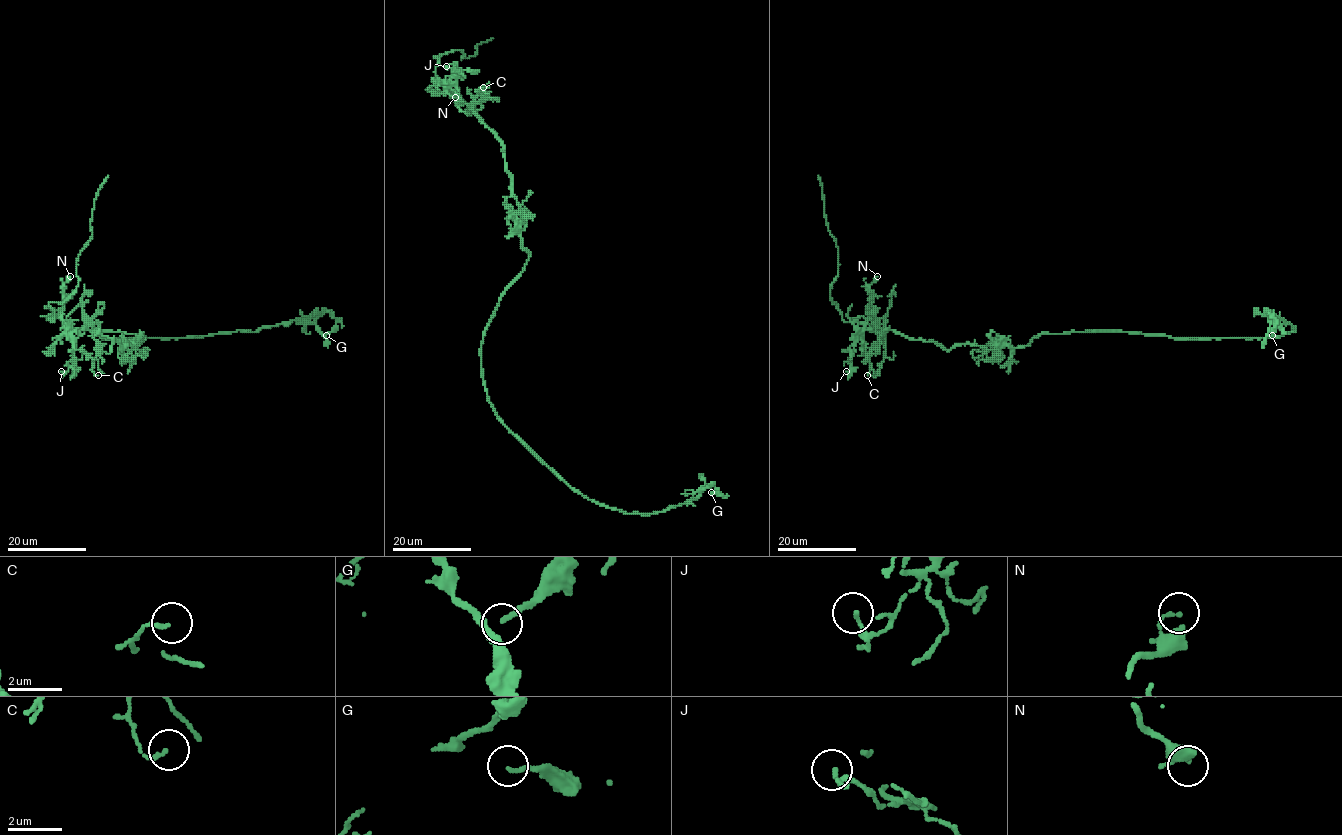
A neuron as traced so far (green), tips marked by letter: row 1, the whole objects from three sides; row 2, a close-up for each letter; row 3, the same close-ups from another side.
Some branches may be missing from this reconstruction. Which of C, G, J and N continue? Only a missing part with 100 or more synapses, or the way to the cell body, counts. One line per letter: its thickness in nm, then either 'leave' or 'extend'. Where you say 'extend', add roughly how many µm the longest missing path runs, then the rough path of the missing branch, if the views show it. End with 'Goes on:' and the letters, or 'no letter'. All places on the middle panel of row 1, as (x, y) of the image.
C: calibre 130 nm; leave
G: calibre 160 nm; leave
J: calibre 120 nm; leave
N: calibre 140 nm; leave
Goes on: no letter

